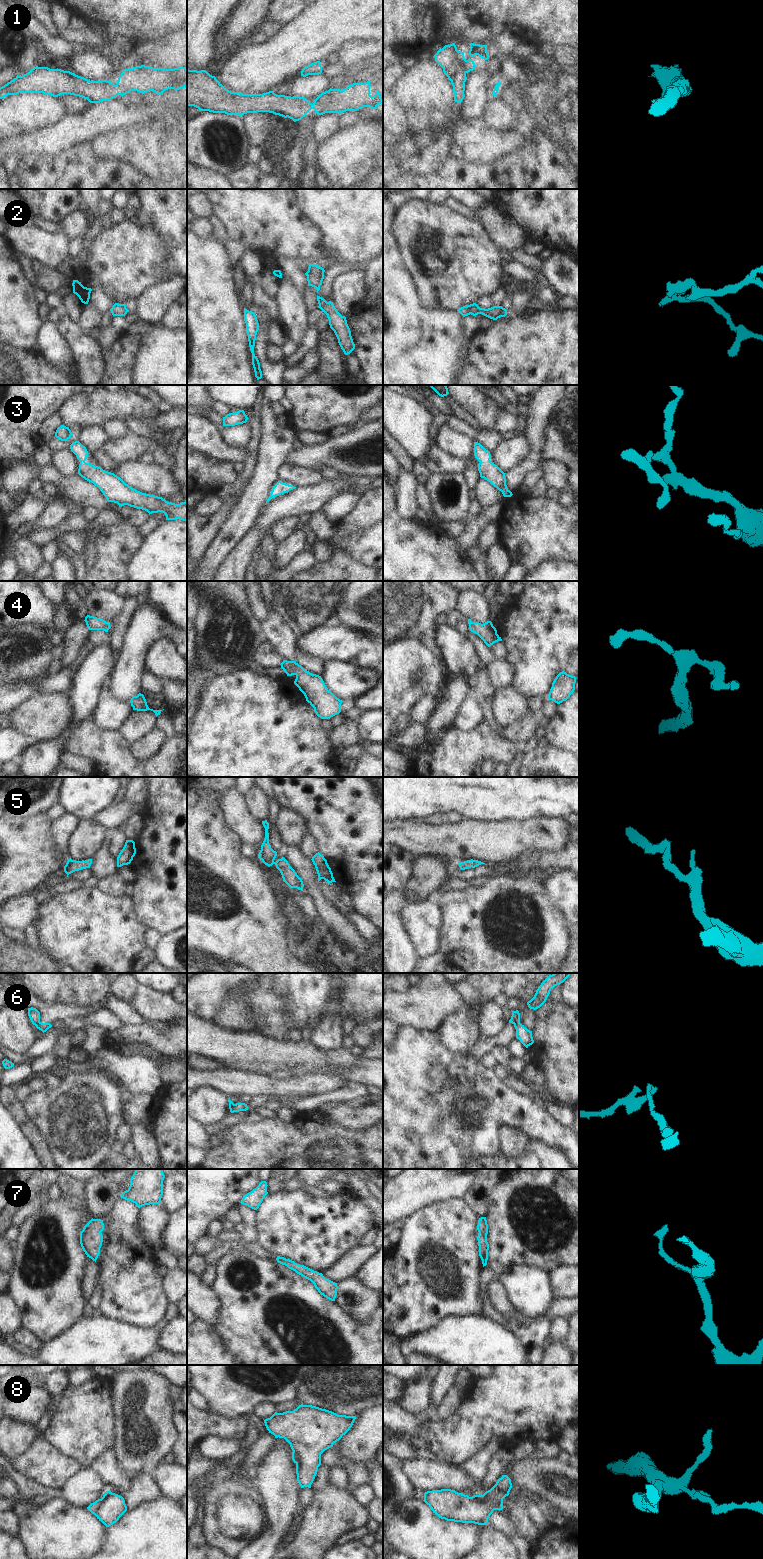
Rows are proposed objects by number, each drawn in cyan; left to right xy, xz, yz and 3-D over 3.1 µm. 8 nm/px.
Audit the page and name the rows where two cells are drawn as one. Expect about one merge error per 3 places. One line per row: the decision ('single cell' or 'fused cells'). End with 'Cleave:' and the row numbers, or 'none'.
1: single cell
2: fused cells
3: single cell
4: single cell
5: single cell
6: fused cells
7: single cell
8: fused cells
Cleave: 2, 6, 8

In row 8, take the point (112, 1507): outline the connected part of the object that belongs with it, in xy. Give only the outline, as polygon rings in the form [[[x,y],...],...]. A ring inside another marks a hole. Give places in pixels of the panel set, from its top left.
[[[106,1491],[101,1498],[101,1504],[95,1512],[95,1516],[106,1527],[116,1523],[119,1518],[127,1511],[125,1500],[122,1496]]]

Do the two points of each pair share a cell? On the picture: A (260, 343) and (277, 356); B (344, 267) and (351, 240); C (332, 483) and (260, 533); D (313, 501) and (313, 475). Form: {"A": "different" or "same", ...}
{"A": "different", "B": "different", "C": "same", "D": "different"}

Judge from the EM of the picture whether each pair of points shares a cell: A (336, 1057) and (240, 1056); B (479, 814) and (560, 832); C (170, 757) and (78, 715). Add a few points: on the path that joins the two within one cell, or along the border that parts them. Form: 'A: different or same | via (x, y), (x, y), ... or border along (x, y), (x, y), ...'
A: same | via (312, 1057), (264, 1056)
B: different | border along (528, 820), (481, 822)
C: different | border along (89, 716), (70, 735)

